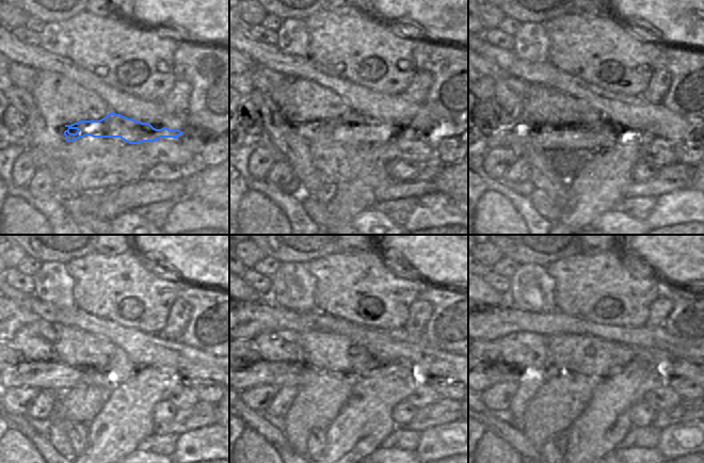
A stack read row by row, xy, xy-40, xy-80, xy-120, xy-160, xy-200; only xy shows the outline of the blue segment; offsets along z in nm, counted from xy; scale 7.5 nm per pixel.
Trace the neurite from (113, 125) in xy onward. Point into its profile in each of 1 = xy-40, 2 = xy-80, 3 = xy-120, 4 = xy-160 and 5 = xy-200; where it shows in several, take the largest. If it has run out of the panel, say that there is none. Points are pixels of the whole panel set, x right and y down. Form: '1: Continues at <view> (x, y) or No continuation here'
1: Continues at xy-40 (368, 131)
2: Continues at xy-80 (604, 134)
3: Continues at xy-120 (52, 374)
4: Continues at xy-160 (277, 373)
5: Continues at xy-200 (497, 372).

